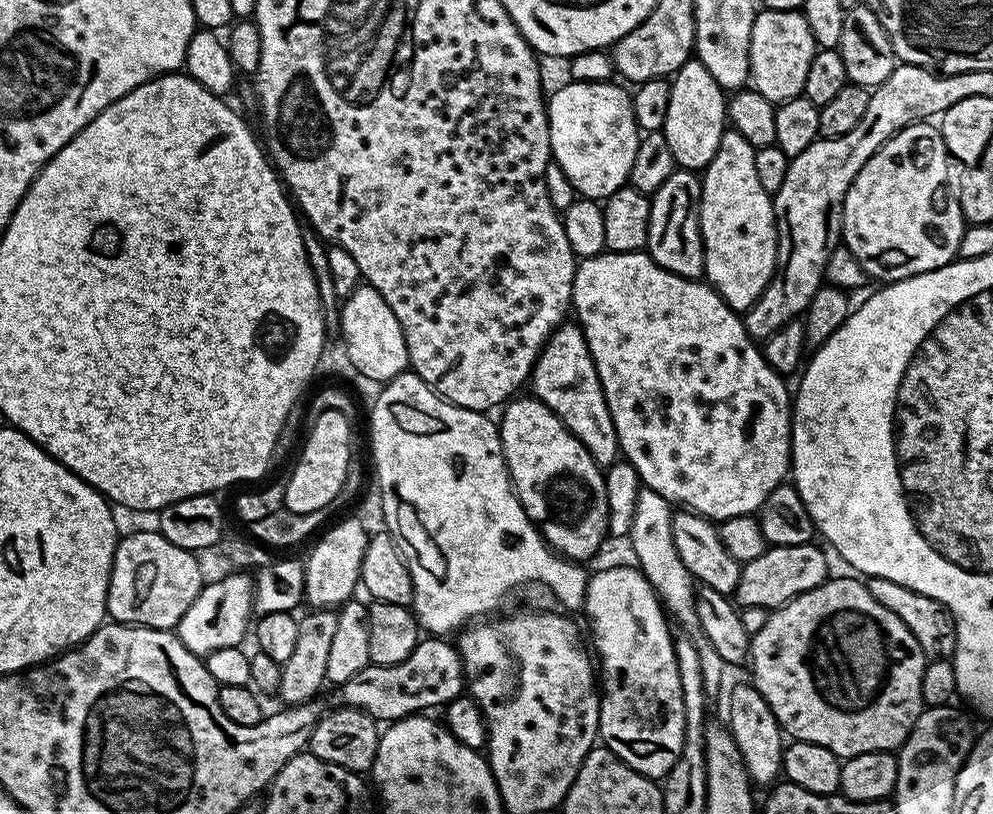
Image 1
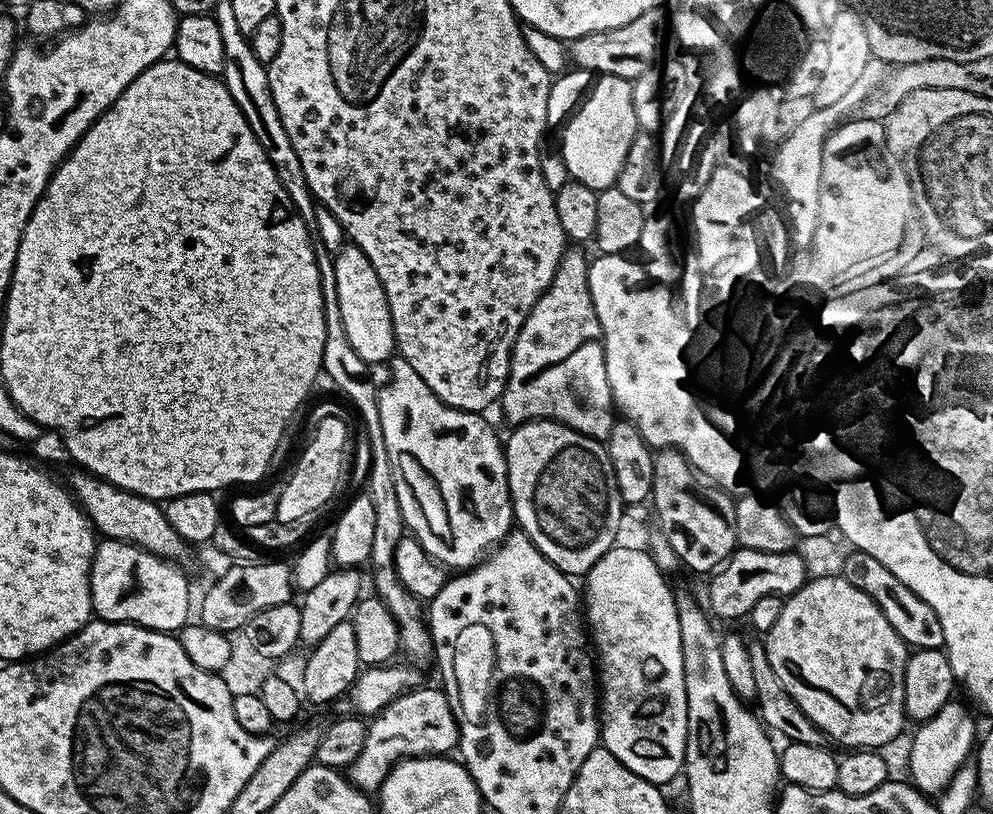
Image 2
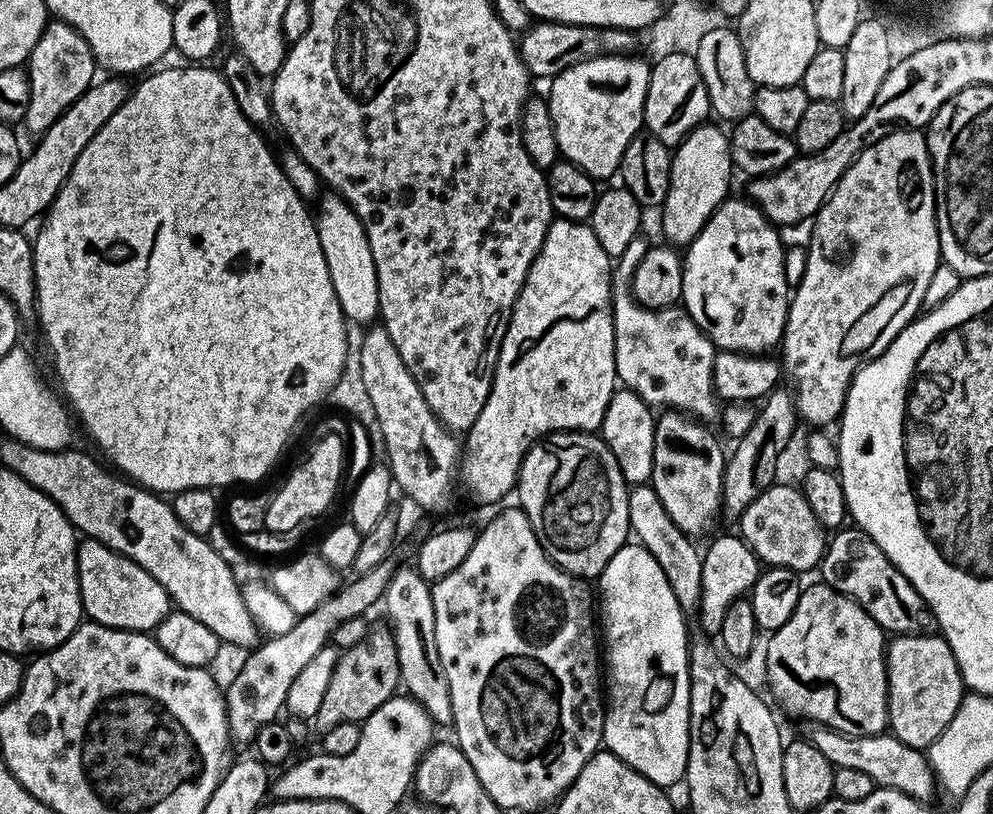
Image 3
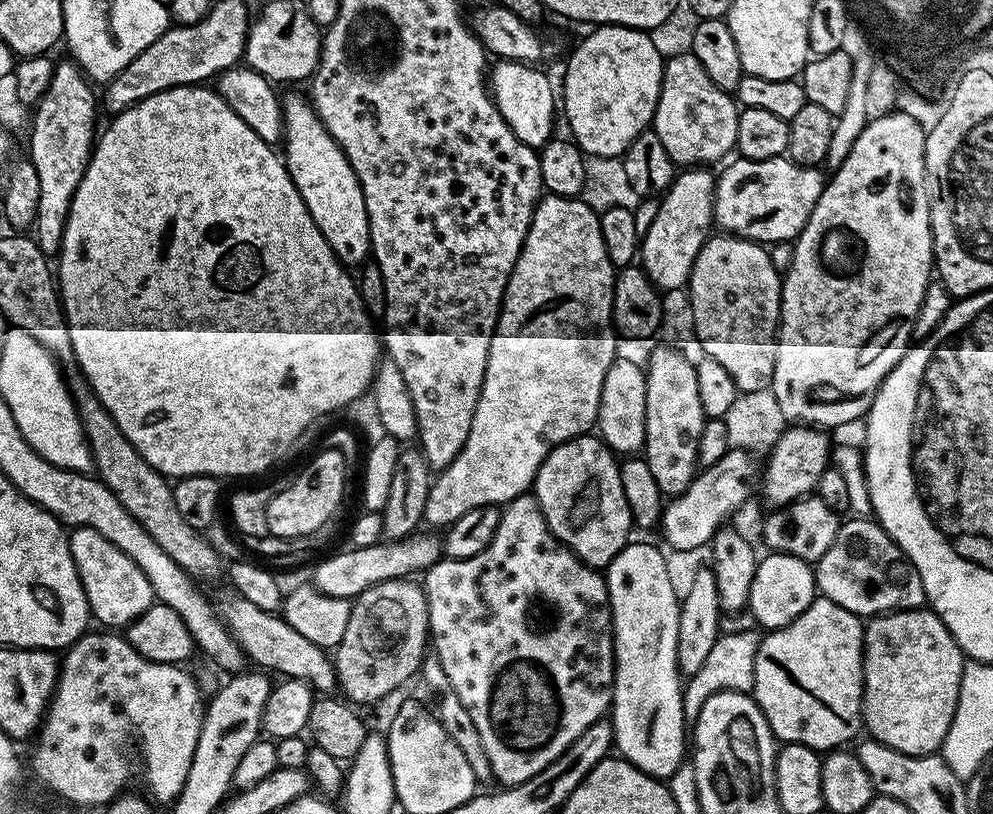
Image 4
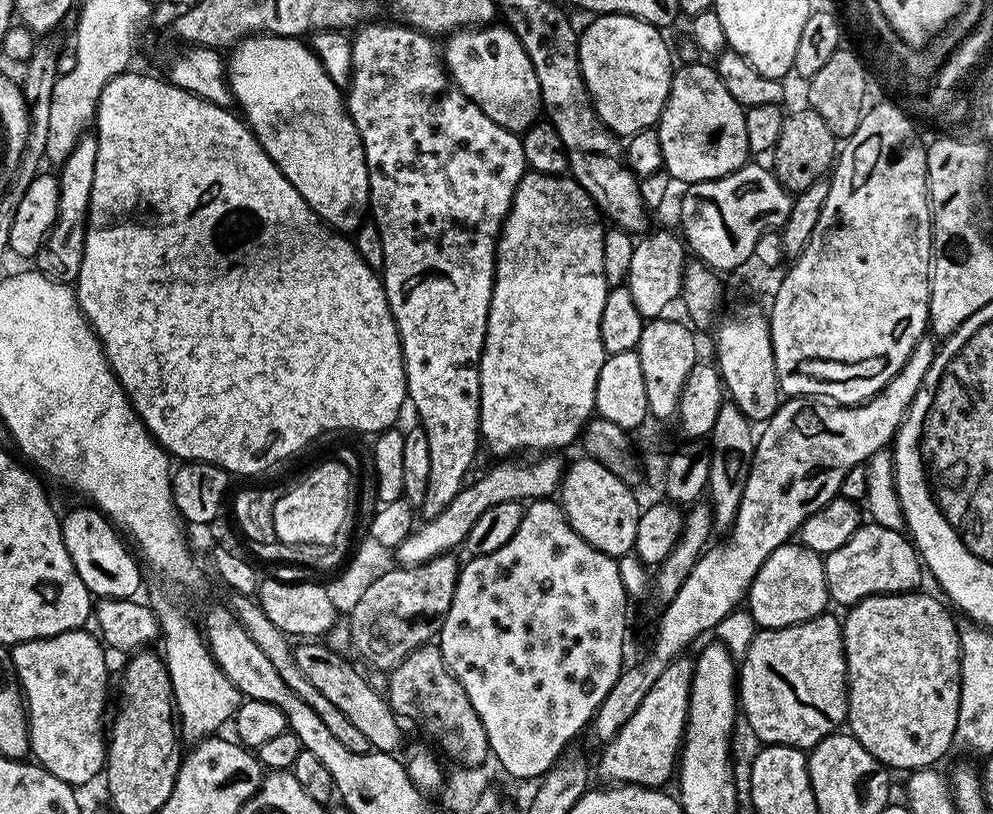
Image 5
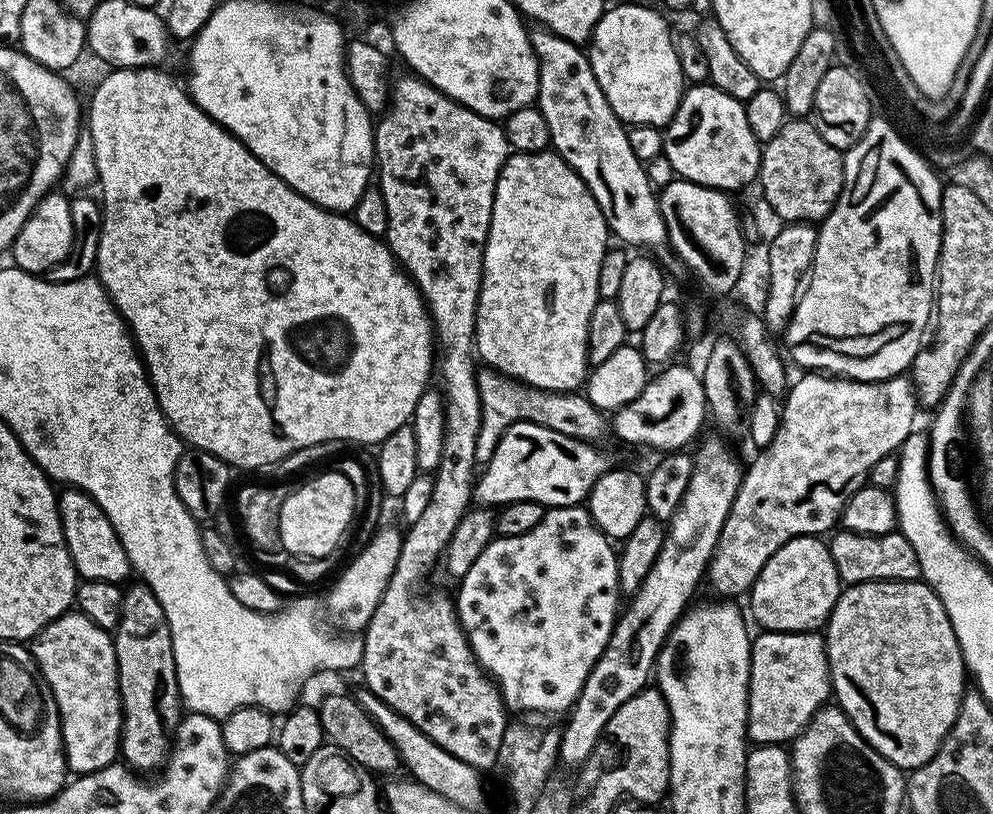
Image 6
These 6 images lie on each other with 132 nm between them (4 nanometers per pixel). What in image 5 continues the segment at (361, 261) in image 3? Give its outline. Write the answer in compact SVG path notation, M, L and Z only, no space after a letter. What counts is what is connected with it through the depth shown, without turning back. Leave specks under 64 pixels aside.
M249 36L235 45L230 55L226 63L233 99L238 108L240 104L243 119L274 166L282 170L294 190L302 194L304 201L325 224L341 234L355 233L365 223L369 207L368 167L360 135L348 113L345 93L326 74L311 47L295 36Z

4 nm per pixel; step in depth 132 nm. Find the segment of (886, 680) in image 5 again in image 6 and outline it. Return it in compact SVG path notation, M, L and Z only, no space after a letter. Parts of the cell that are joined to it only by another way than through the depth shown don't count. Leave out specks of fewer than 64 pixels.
M923 579L871 580L845 587L828 616L824 646L828 649L831 695L864 741L901 770L928 764L960 717L960 697L966 691L964 655L932 587Z

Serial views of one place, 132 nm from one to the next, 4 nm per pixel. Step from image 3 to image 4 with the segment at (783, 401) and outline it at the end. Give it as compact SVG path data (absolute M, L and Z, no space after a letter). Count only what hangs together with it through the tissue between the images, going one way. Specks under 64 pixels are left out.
M732 448L716 464L697 471L696 477L690 482L690 486L682 494L671 497L663 505L660 513L658 532L664 535L664 540L676 552L696 552L699 548L707 549L716 537L719 528L725 527L728 520L748 500L748 479L756 468L757 457L749 451Z

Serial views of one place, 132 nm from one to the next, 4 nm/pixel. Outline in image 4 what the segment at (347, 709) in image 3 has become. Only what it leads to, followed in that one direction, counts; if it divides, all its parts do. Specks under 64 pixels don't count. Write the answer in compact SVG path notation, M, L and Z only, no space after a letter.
M387 580L355 597L346 634L342 634L342 642L334 650L336 683L353 705L380 700L421 671L430 644L428 599L423 587L414 581Z

